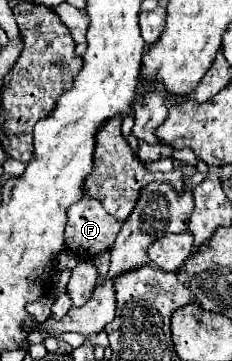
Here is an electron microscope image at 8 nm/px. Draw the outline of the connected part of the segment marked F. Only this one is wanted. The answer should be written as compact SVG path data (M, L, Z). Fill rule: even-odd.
M83 198L67 212L65 246L83 260L95 258L95 254L113 248L113 240L121 230L121 222L97 202L99 200Z

